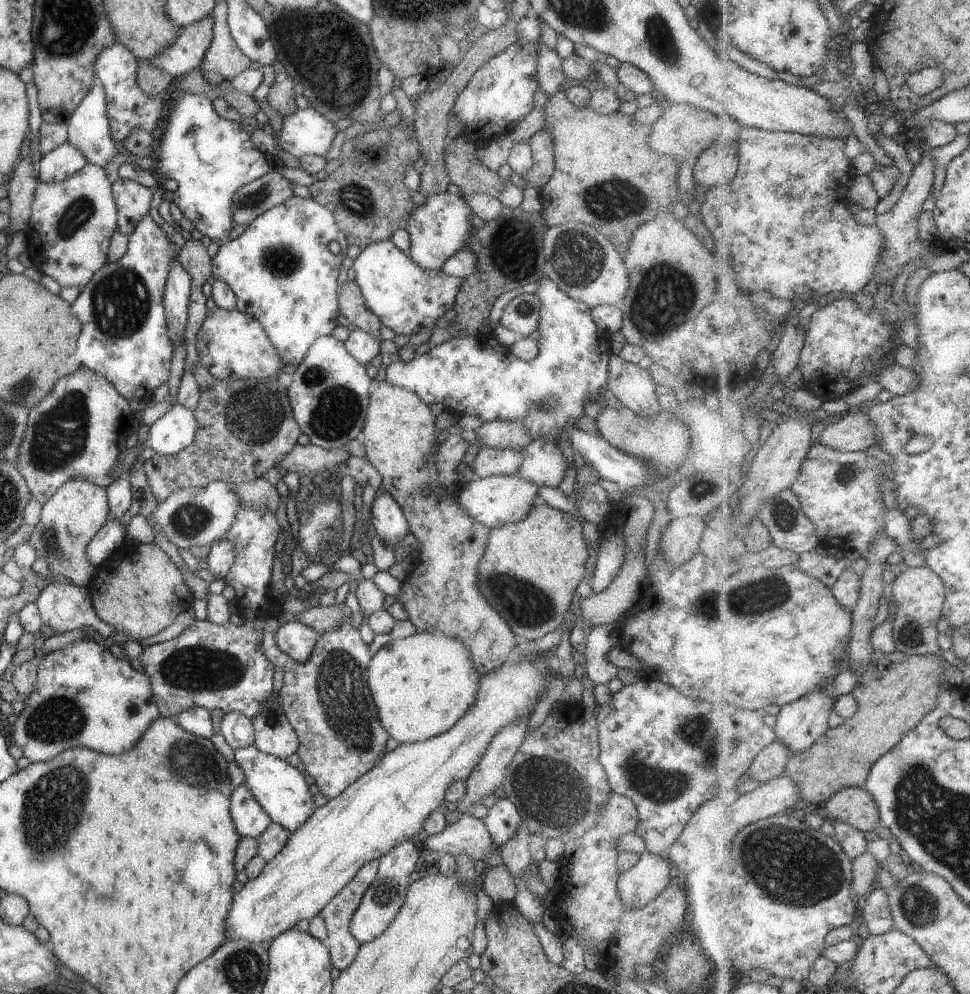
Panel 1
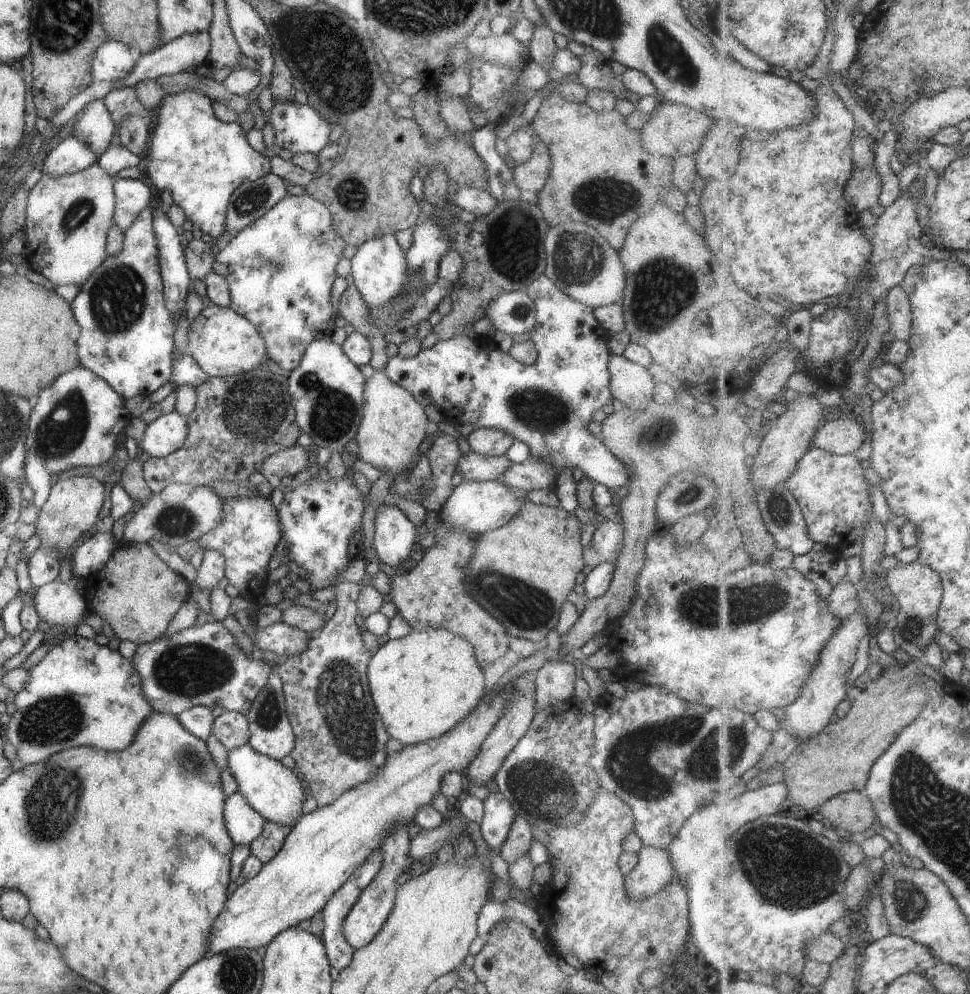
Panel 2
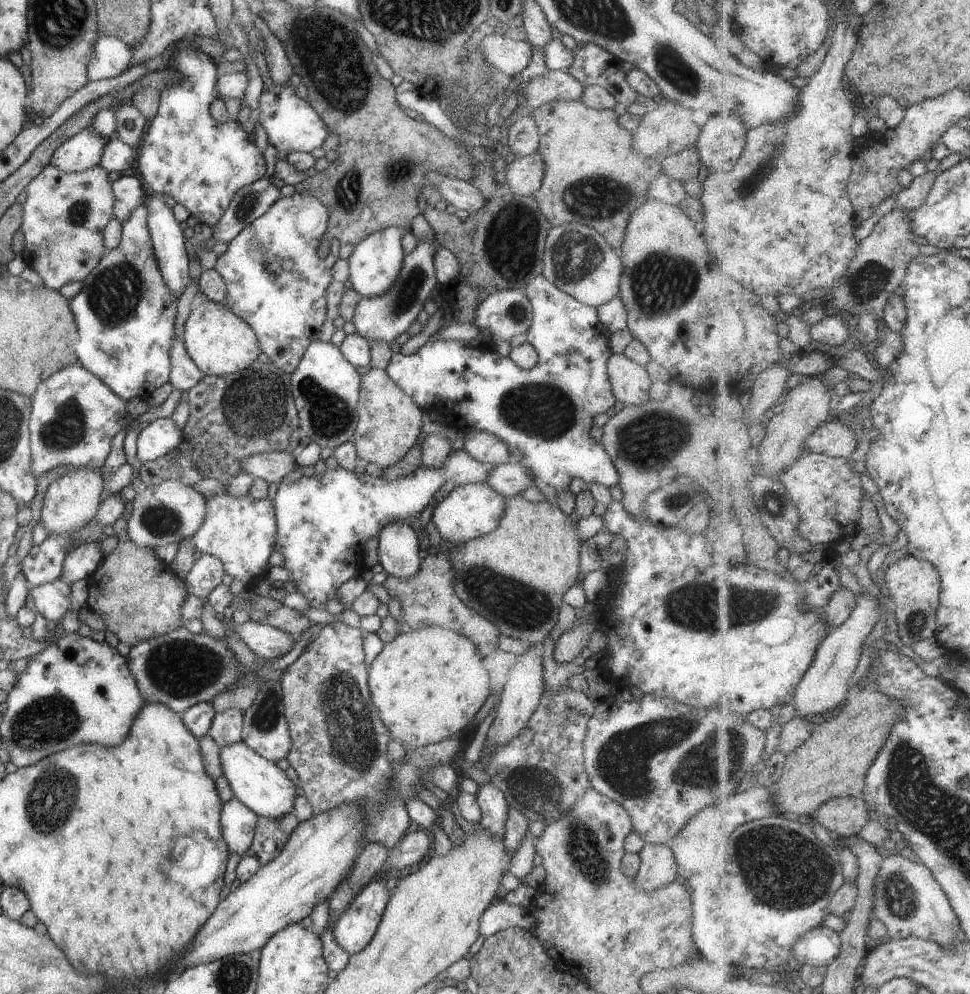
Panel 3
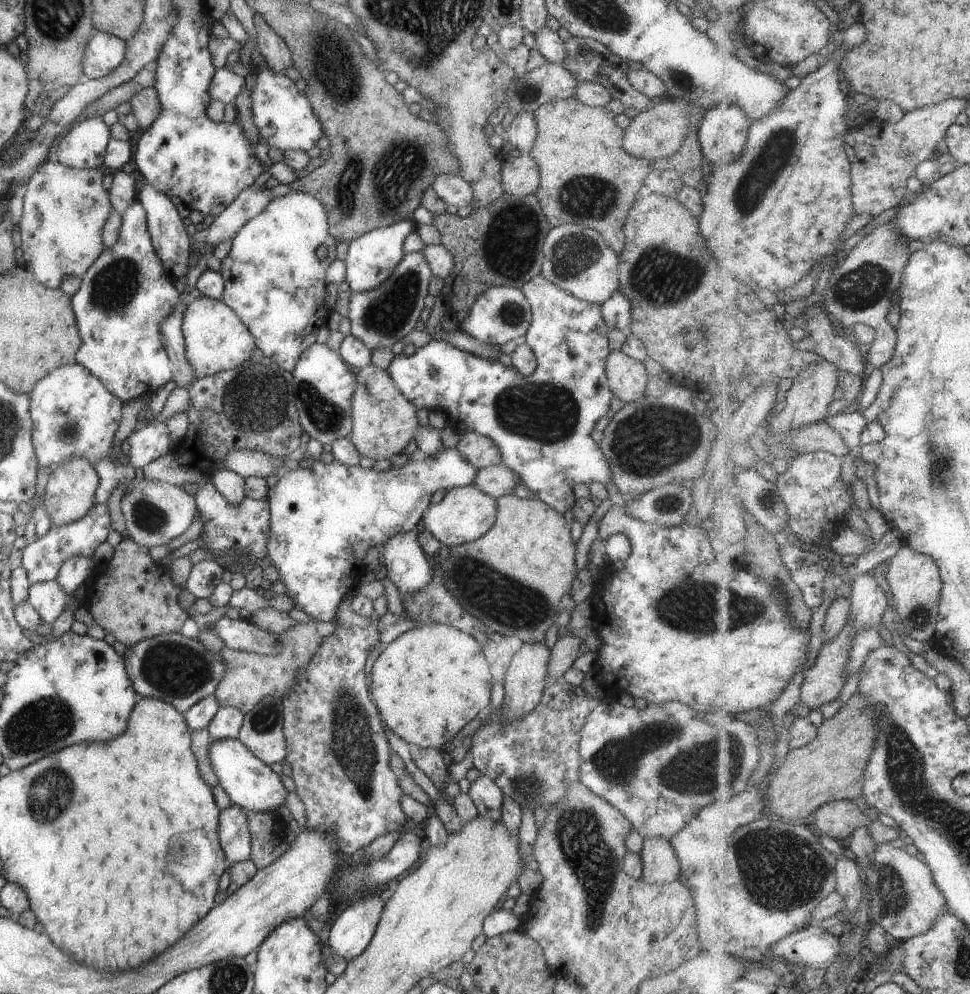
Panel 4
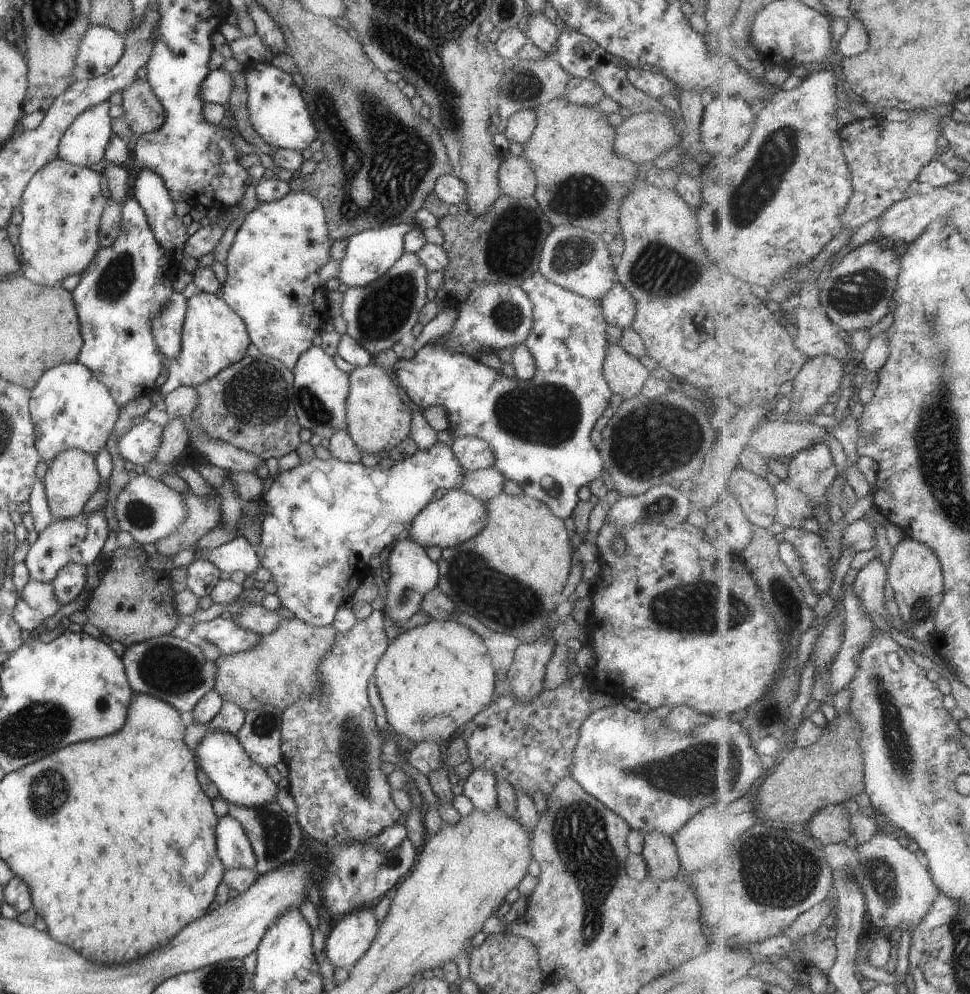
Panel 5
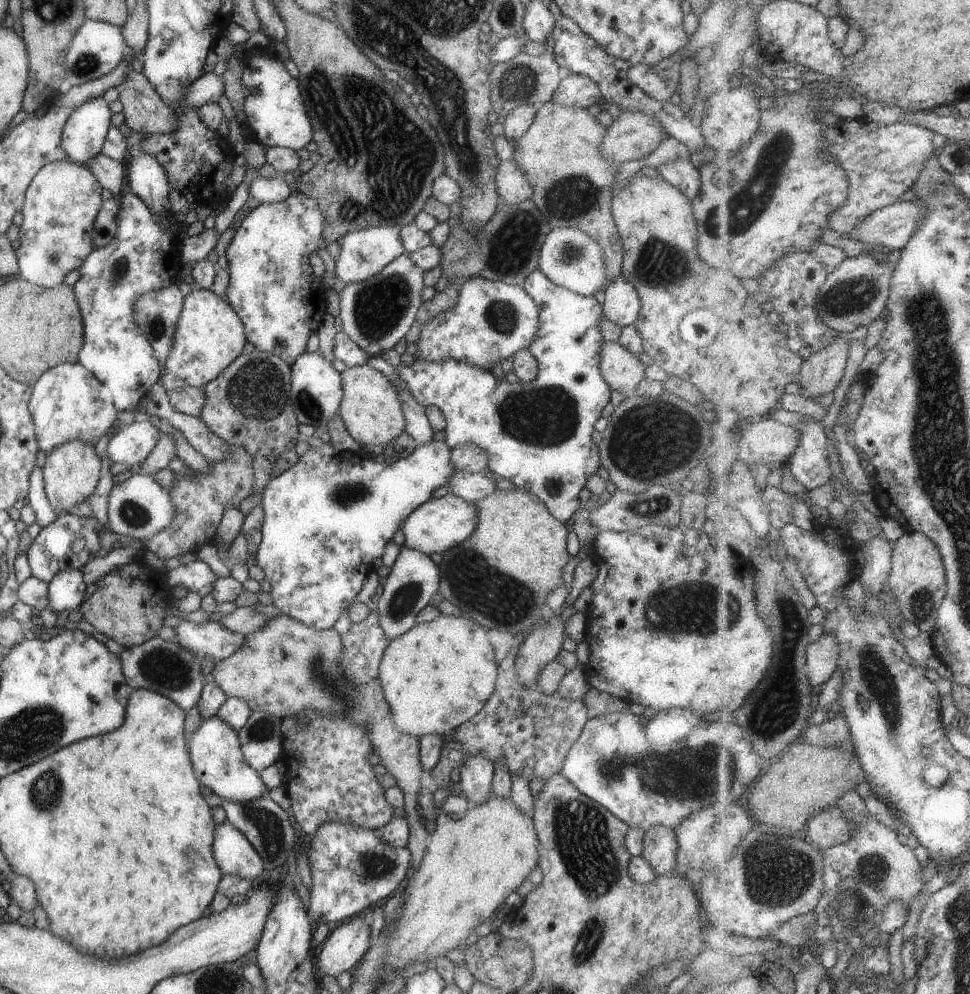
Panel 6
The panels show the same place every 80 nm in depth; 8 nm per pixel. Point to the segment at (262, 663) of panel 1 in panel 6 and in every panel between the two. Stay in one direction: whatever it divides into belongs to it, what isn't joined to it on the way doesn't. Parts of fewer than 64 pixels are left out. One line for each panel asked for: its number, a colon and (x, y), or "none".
2: (203, 665)
3: (178, 669)
4: (169, 667)
5: (171, 669)
6: (163, 667)

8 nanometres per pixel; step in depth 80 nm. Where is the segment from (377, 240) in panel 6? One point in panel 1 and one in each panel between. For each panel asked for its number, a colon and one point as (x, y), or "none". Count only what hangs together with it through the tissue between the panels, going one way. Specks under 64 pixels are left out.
1: (405, 297)
2: (378, 268)
3: (373, 265)
4: (370, 259)
5: (368, 254)

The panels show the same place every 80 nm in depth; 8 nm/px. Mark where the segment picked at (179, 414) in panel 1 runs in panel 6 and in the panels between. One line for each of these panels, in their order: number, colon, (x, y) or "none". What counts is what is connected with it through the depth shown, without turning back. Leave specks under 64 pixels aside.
2: (165, 434)
3: (160, 436)
4: (146, 444)
5: (137, 446)
6: (132, 442)

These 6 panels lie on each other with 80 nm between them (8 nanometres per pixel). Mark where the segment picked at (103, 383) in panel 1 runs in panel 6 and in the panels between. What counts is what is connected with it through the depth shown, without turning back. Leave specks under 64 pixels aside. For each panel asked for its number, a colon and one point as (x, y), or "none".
2: (74, 421)
3: (73, 416)
4: (73, 415)
5: (70, 409)
6: (67, 403)

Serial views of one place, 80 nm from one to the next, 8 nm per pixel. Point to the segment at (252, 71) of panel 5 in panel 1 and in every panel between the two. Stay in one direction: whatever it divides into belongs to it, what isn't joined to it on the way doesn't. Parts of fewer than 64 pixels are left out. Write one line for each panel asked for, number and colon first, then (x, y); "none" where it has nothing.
1: (305, 132)
2: (298, 128)
3: (290, 124)
4: (284, 119)

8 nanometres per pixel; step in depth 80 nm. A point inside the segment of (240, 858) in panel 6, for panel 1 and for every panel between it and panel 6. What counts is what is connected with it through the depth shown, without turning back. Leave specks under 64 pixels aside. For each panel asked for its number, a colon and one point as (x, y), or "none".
1: (249, 819)
2: (243, 824)
3: (237, 822)
4: (232, 828)
5: (234, 850)

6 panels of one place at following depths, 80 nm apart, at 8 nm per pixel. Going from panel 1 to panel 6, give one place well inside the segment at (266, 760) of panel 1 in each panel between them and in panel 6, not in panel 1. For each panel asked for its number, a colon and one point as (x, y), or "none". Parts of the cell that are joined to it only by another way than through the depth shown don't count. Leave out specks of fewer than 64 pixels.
2: (271, 789)
3: (257, 783)
4: (250, 784)
5: (240, 781)
6: (217, 762)

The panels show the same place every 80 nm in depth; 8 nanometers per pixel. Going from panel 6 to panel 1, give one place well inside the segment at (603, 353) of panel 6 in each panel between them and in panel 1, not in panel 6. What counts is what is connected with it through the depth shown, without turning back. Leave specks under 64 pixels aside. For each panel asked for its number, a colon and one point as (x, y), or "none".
1: (631, 385)
2: (629, 383)
3: (629, 382)
4: (626, 377)
5: (624, 374)

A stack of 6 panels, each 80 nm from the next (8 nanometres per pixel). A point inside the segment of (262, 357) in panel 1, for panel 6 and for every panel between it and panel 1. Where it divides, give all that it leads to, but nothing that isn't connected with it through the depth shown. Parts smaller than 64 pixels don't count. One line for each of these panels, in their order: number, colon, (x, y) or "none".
2: (224, 343)
3: (218, 342)
4: (215, 340)
5: (212, 336)
6: (208, 335)

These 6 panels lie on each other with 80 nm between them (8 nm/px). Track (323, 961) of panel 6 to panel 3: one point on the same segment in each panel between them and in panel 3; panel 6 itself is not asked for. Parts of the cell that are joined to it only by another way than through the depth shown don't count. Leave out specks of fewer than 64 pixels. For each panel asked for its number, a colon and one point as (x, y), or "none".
3: (355, 927)
4: (351, 931)
5: (349, 937)

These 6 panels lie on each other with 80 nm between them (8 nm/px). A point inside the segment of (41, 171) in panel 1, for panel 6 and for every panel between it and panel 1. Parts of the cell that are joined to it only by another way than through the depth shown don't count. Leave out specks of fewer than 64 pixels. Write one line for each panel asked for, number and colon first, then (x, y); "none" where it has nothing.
2: (70, 155)
3: (81, 151)
4: (82, 147)
5: (83, 143)
6: (83, 134)

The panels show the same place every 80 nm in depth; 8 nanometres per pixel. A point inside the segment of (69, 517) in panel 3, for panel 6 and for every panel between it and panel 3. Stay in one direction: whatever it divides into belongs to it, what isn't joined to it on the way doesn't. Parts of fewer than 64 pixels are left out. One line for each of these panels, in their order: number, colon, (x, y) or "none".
4: (69, 493)
5: (71, 477)
6: (70, 472)

